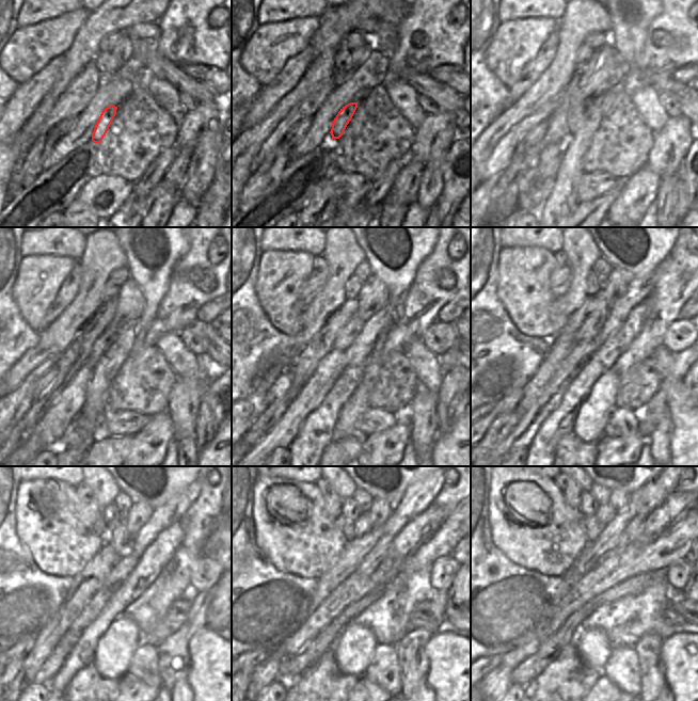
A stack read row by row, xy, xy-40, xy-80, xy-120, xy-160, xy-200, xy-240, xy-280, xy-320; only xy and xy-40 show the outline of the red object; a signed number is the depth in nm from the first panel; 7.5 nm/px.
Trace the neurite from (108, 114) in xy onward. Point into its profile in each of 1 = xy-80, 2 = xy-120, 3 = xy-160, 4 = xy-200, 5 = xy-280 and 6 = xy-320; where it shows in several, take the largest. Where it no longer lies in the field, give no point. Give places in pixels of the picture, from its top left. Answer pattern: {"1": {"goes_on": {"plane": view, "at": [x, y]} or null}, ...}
{"1": {"goes_on": {"plane": "xy-80", "at": [578, 113]}}, "2": {"goes_on": {"plane": "xy-120", "at": [107, 338]}}, "3": {"goes_on": {"plane": "xy-160", "at": [346, 337]}}, "4": {"goes_on": {"plane": "xy-200", "at": [592, 327]}}, "5": {"goes_on": {"plane": "xy-280", "at": [362, 525]}}, "6": {"goes_on": {"plane": "xy-320", "at": [605, 513]}}}

